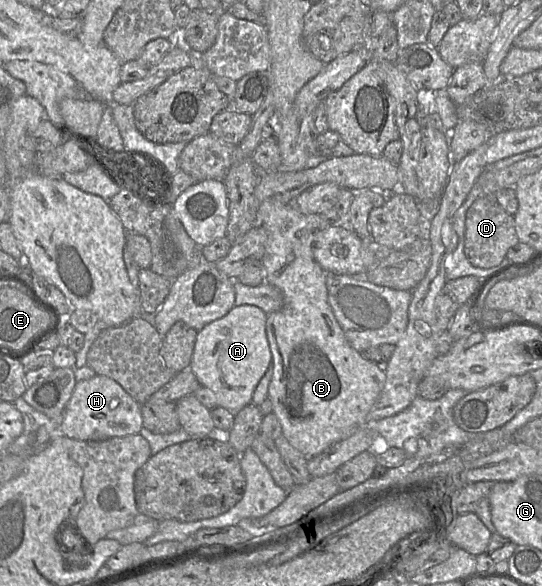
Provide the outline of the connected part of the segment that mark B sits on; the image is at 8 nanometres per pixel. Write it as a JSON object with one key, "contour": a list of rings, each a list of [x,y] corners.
{"contour":[[[273,198],[260,202],[255,220],[255,226],[265,226],[270,232],[269,245],[261,259],[265,282],[278,288],[283,295],[282,308],[266,314],[266,336],[273,368],[268,397],[280,422],[282,435],[307,459],[321,454],[365,426],[367,415],[386,381],[386,374],[377,363],[365,359],[349,345],[328,303],[325,270],[315,261],[311,243],[313,235],[329,226],[330,221],[337,221],[333,209],[325,213],[303,214],[292,204]]]}

